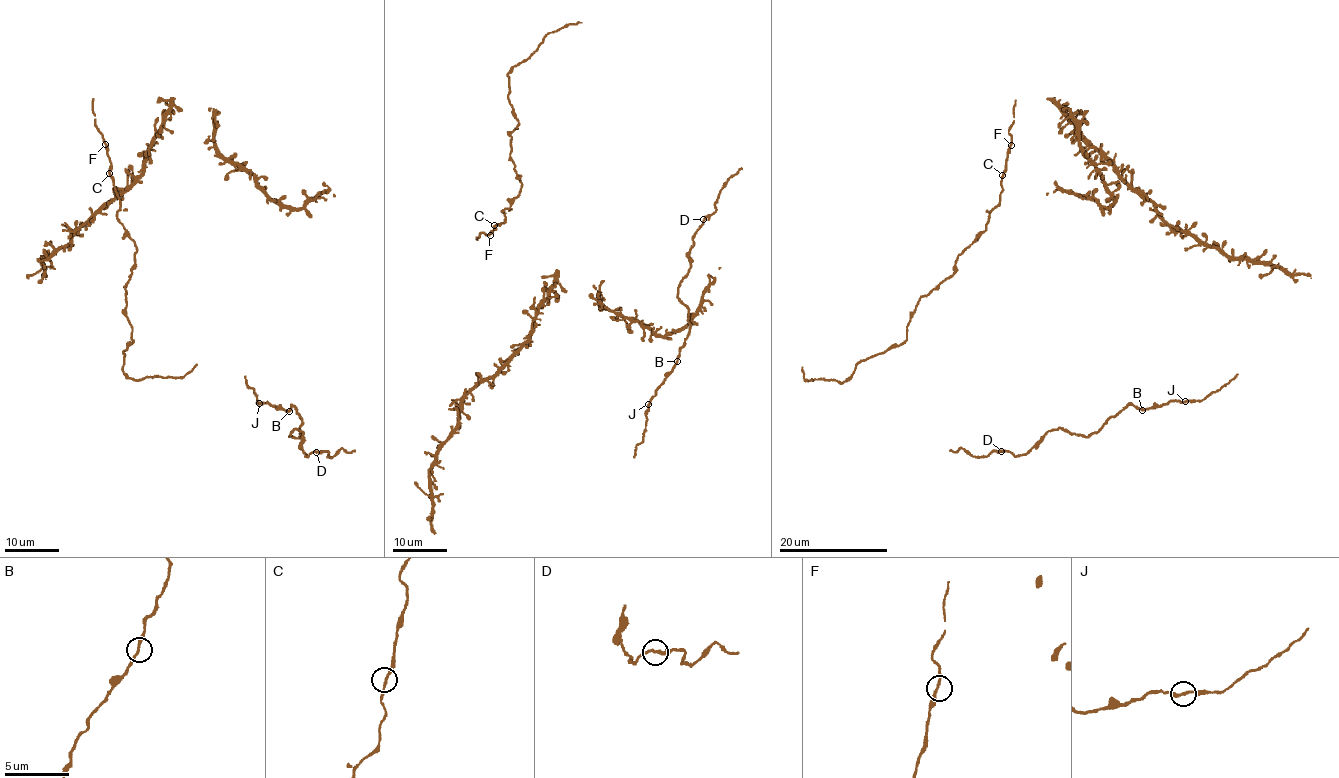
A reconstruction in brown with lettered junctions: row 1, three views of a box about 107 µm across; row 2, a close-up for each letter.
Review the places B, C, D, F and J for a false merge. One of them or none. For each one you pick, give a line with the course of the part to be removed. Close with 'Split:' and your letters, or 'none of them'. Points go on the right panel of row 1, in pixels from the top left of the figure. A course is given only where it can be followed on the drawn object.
Split: none of them

